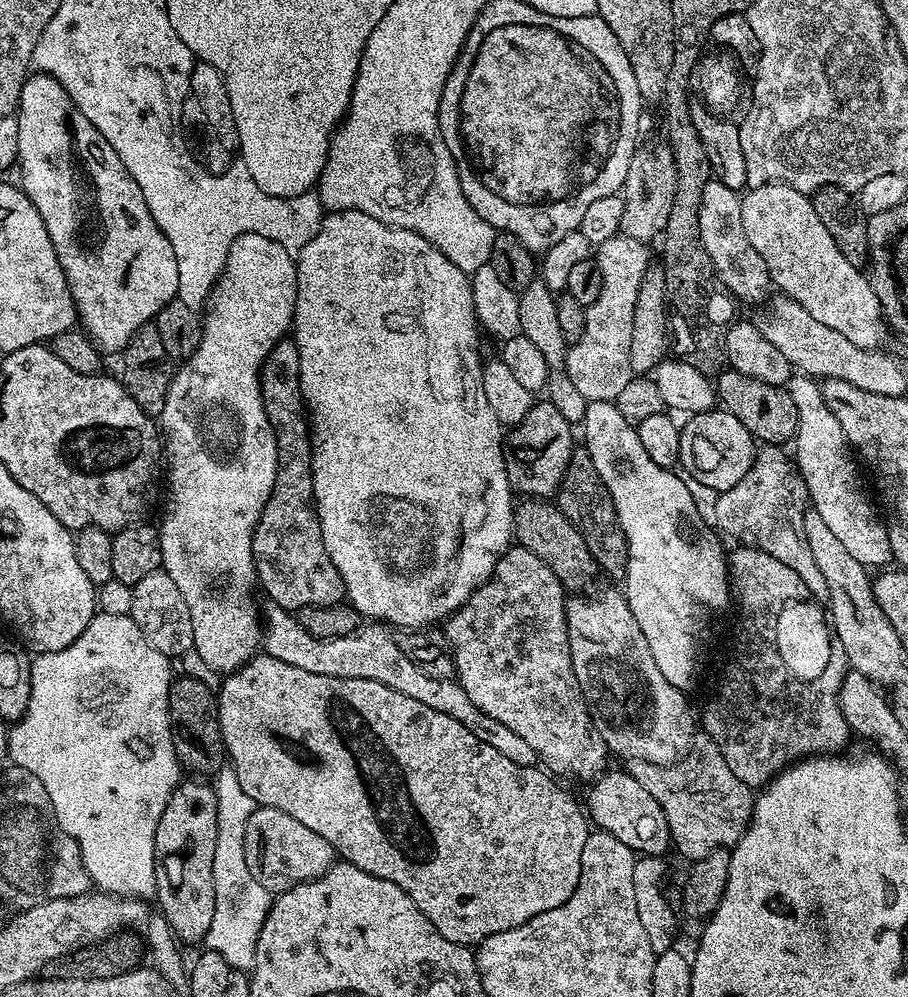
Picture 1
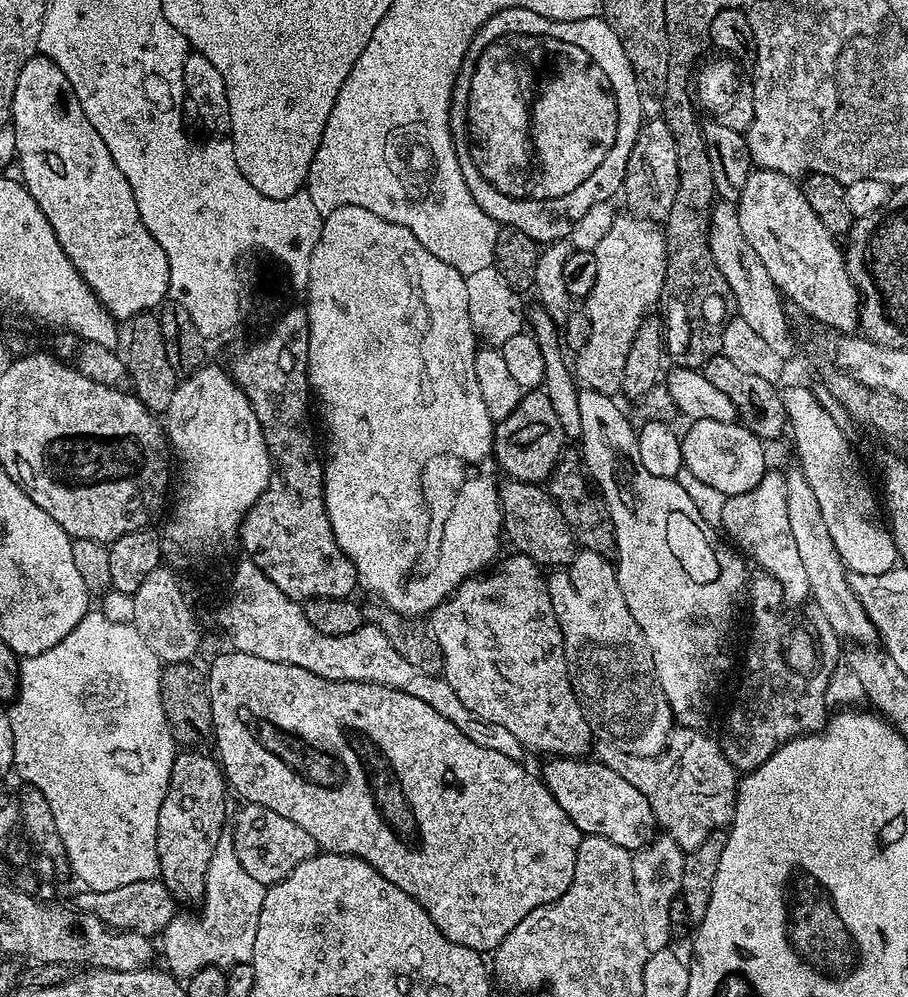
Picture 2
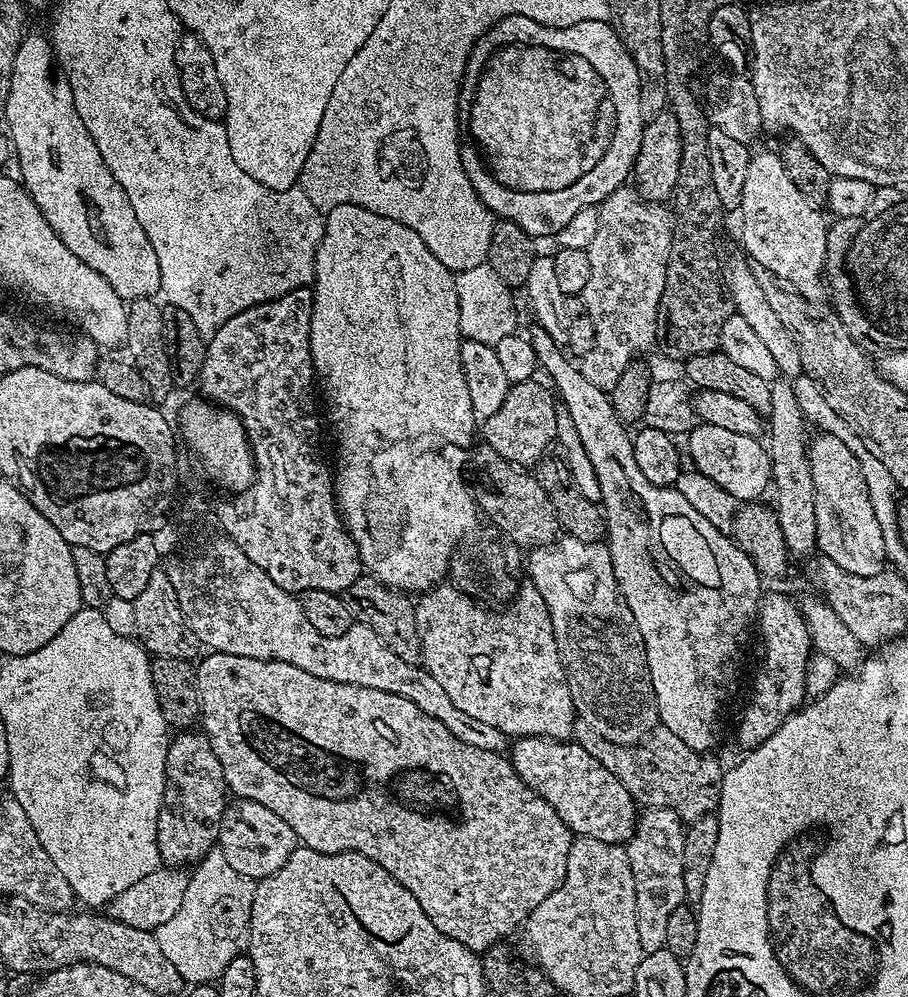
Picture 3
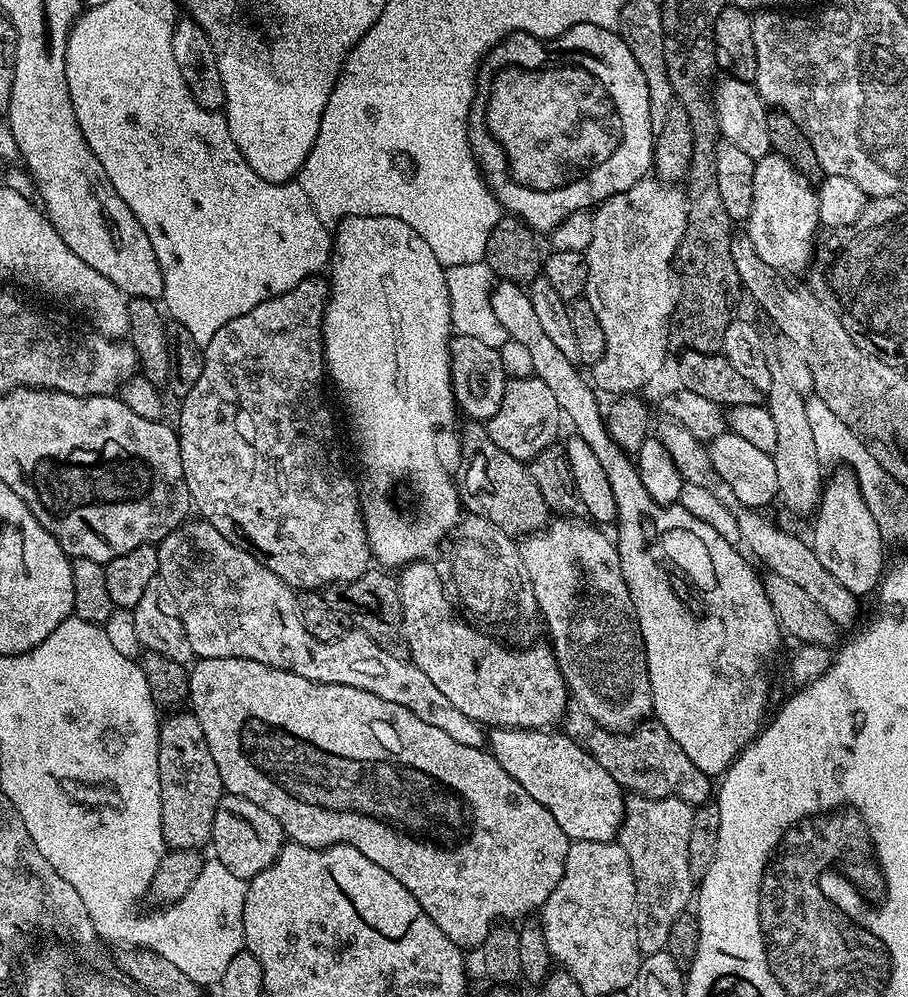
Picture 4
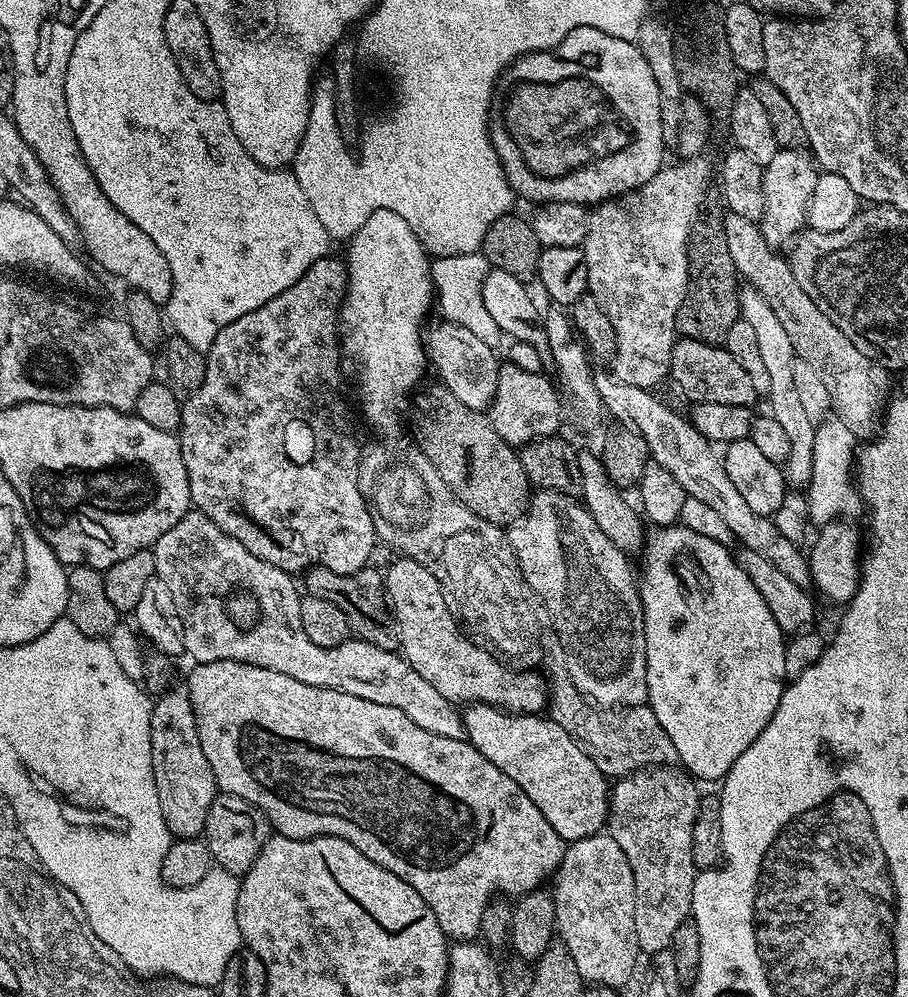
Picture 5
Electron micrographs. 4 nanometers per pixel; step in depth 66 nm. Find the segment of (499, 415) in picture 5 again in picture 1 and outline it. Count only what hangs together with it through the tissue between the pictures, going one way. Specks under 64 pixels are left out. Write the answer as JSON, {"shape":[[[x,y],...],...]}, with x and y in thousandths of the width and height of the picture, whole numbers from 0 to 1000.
{"shape":[[[602,399],[591,400],[575,423],[563,426],[555,442],[557,475],[565,494],[577,499],[608,499],[617,489],[630,458],[631,426]]]}

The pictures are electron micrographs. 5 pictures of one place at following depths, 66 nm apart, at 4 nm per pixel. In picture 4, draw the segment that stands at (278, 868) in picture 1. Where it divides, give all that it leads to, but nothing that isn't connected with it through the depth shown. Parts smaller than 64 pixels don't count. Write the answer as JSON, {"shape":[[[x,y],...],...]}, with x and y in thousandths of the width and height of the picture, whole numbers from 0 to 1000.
{"shape":[[[248,797],[240,804],[240,812],[236,816],[236,828],[231,851],[235,851],[237,862],[253,873],[262,882],[270,885],[280,882],[293,869],[302,865],[309,851],[315,846],[315,840],[306,820],[302,816],[293,816],[289,808],[280,808],[265,798]]]}

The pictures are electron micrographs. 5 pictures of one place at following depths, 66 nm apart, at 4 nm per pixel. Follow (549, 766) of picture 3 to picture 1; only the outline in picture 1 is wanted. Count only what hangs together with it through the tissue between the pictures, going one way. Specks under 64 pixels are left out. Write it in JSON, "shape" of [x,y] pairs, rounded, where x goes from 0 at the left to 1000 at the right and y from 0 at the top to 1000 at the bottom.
{"shape":[[[666,773],[665,777],[651,783],[645,802],[645,814],[651,825],[657,831],[669,832],[673,839],[681,841],[694,853],[711,859],[732,858],[731,854],[740,847],[738,828],[733,824],[733,816],[729,816],[729,808],[689,773]]]}

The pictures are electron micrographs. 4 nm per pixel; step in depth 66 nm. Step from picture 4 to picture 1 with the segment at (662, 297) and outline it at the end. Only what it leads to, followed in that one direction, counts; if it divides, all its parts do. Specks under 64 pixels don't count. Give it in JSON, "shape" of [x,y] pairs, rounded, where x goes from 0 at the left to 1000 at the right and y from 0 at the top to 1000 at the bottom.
{"shape":[[[681,235],[655,250],[654,260],[663,271],[663,295],[643,310],[645,327],[641,339],[629,342],[622,357],[623,375],[645,402],[678,402],[689,383],[698,379],[694,367],[694,331],[698,331],[698,303],[716,264],[715,246],[707,241]]]}

